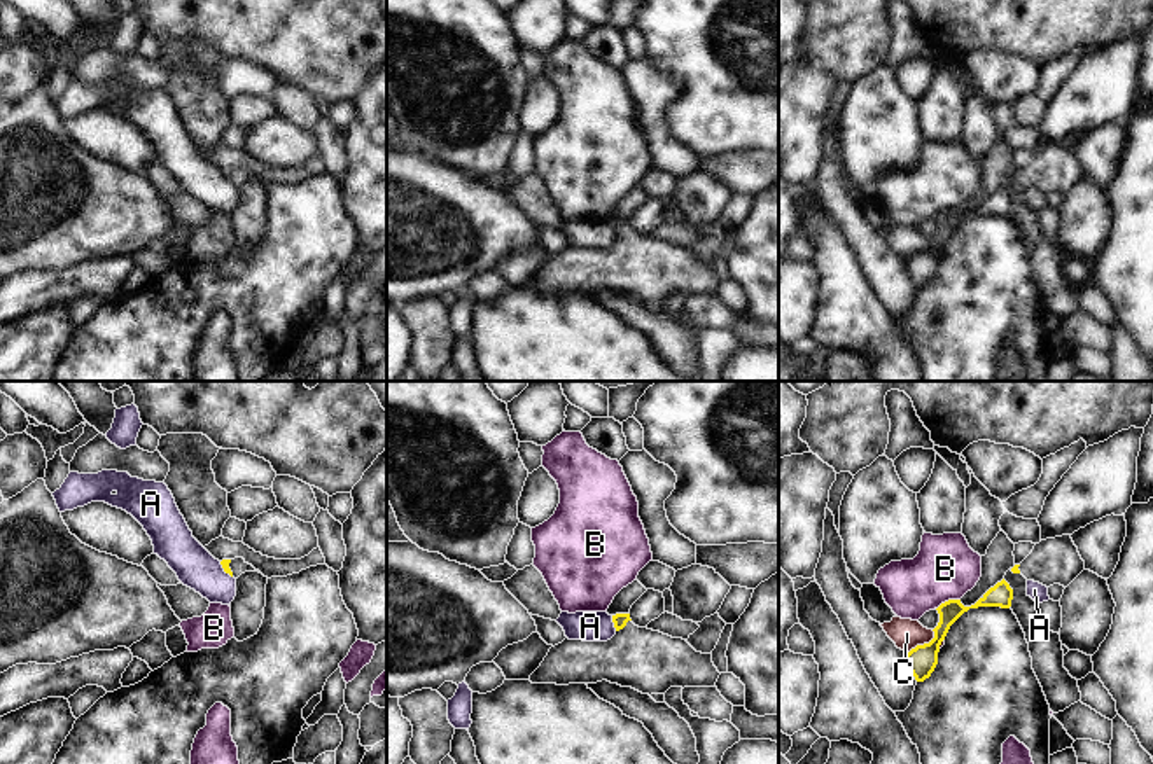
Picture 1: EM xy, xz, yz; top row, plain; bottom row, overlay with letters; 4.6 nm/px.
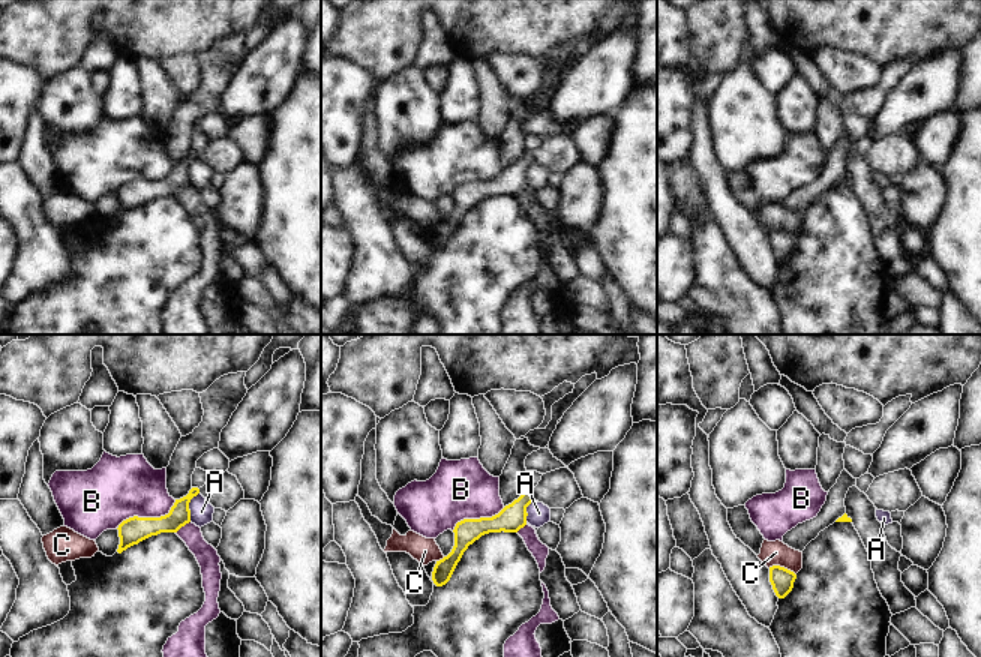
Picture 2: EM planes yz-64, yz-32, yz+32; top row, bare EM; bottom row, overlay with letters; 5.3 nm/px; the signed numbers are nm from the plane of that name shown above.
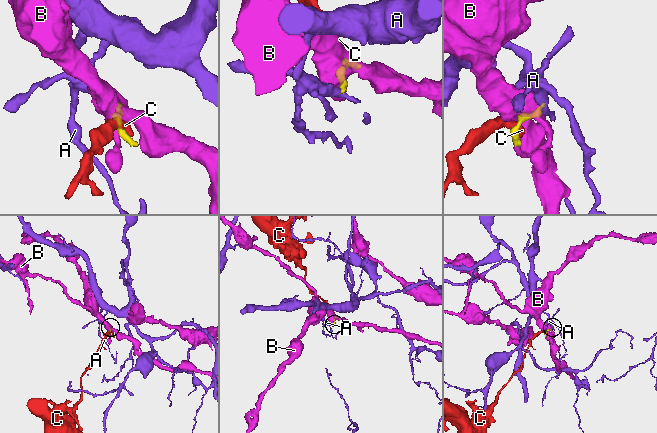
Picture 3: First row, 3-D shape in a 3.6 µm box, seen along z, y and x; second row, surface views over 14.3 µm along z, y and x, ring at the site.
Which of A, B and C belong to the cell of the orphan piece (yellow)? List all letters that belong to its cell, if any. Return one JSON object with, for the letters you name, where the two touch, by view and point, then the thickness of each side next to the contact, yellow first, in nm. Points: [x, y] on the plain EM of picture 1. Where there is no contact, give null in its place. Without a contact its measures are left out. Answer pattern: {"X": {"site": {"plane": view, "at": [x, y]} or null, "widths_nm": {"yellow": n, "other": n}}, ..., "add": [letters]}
{"add": []}

